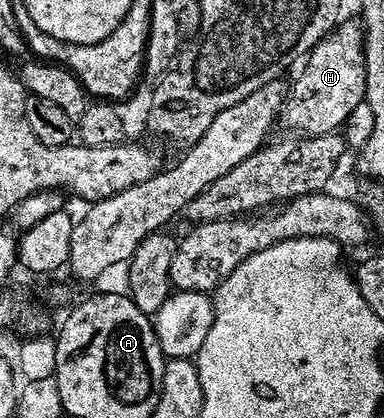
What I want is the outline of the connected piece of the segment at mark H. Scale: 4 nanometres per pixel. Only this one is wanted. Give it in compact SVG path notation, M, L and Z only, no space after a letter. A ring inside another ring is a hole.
M342 20L333 32L327 33L322 41L317 42L314 49L309 50L303 61L305 70L302 71L301 77L295 78L288 86L288 93L285 102L282 103L279 118L280 127L289 129L285 131L296 131L307 137L336 133L344 126L347 115L351 115L351 111L355 111L355 107L359 107L359 103L365 99L365 38L363 29L356 20L353 20L354 22L344 21Z

